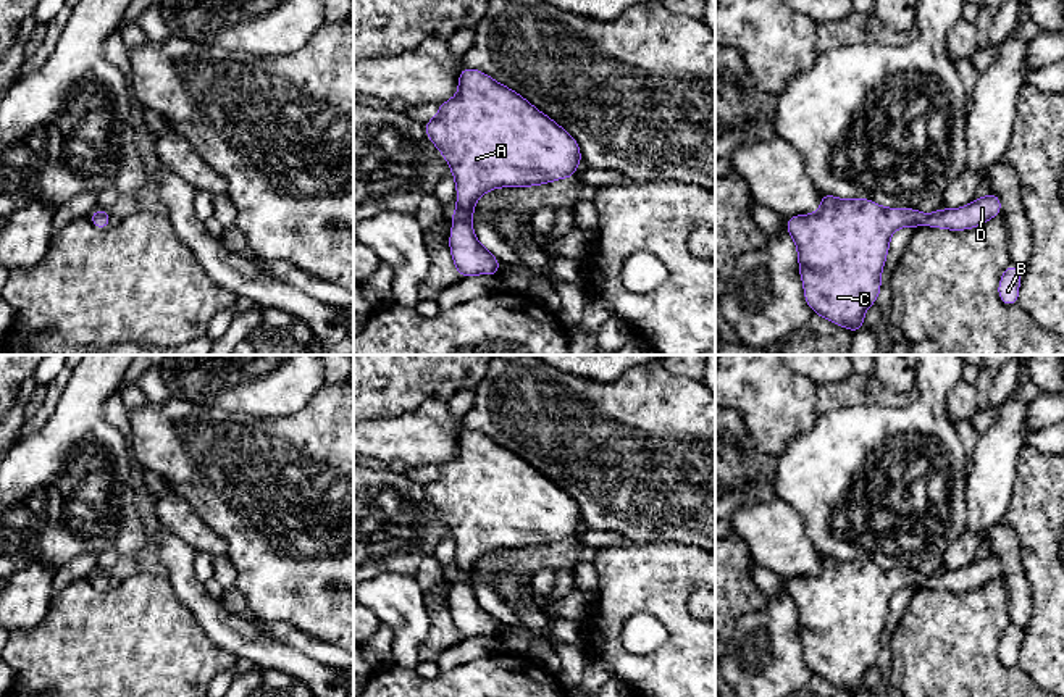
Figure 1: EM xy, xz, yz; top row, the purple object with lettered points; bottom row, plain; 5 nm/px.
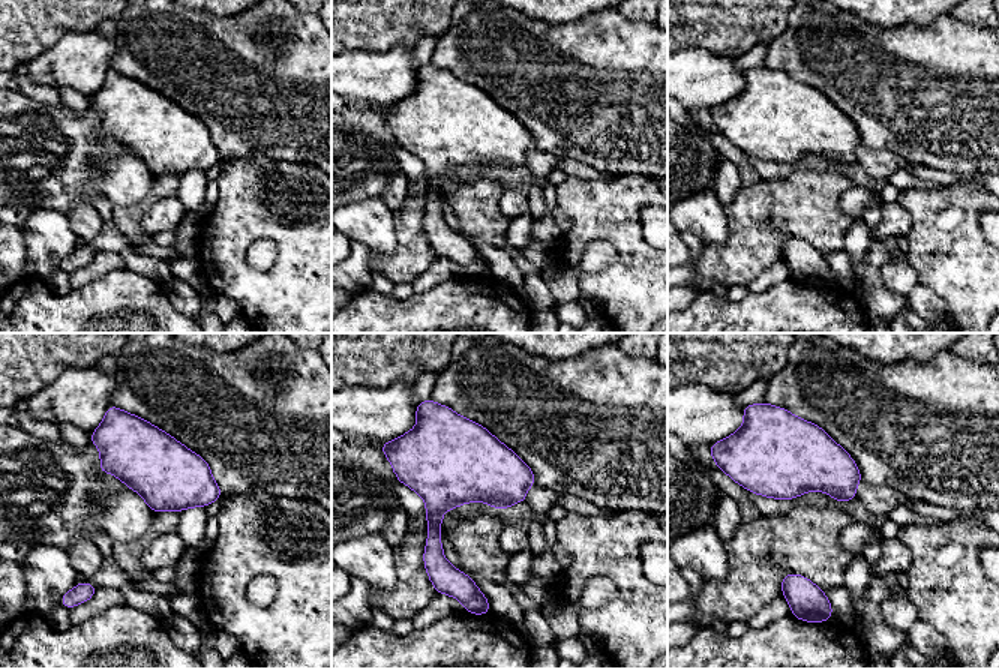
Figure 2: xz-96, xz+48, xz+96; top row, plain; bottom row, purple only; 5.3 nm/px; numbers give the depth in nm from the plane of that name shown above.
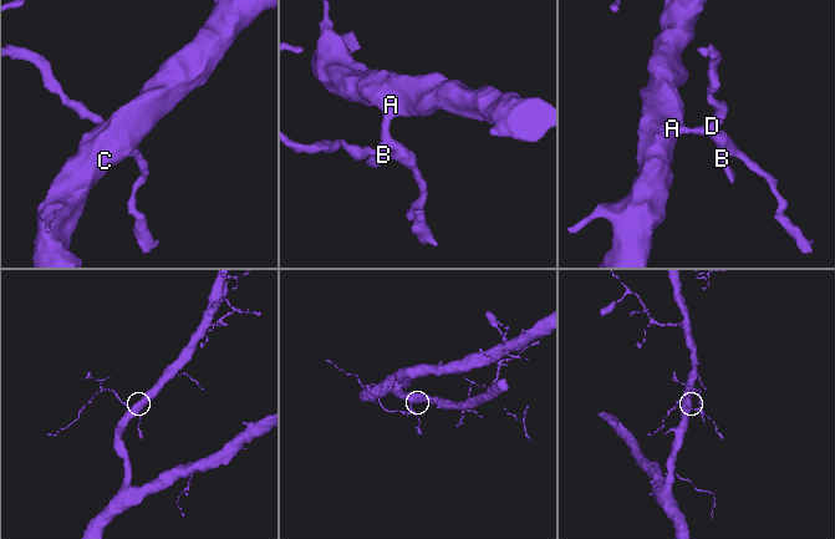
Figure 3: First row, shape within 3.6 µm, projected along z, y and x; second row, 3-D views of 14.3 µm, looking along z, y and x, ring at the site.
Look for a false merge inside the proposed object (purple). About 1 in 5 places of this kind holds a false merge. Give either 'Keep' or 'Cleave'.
Keep

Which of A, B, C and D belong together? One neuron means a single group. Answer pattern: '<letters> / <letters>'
A B C D

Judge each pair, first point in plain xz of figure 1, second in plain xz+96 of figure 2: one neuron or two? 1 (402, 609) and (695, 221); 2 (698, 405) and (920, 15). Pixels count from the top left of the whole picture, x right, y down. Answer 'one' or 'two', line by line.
1: one
2: two

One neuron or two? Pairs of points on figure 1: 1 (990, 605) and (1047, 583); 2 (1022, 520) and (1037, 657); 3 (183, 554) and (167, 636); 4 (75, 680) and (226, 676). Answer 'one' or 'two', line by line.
1: two
2: one
3: two
4: two

